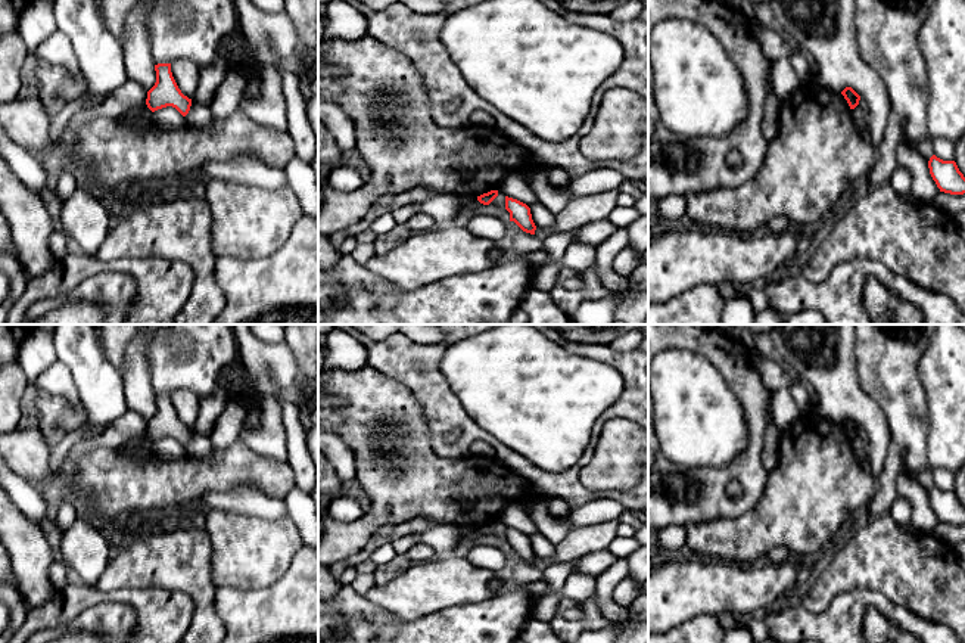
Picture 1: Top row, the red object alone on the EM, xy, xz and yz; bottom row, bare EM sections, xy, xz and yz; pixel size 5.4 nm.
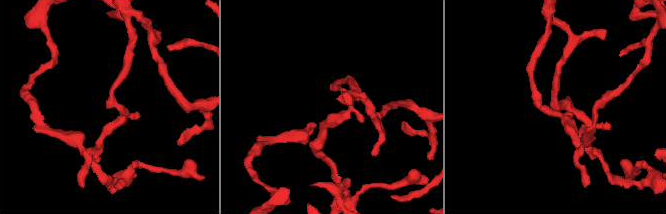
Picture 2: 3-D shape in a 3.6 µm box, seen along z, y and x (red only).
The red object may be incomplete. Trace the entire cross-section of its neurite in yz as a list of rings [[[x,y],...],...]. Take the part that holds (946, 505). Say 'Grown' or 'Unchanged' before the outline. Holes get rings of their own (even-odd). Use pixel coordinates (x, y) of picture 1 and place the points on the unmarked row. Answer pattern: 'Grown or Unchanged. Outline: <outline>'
Unchanged. Outline: [[[933,485],[928,491],[928,498],[940,522],[950,525],[965,524],[965,507],[955,491],[943,491]]]

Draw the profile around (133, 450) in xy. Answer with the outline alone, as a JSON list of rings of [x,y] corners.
[[[144,435],[138,439],[125,442],[119,448],[119,453],[128,460],[140,460],[150,454],[152,447],[153,442],[147,438],[147,435]]]

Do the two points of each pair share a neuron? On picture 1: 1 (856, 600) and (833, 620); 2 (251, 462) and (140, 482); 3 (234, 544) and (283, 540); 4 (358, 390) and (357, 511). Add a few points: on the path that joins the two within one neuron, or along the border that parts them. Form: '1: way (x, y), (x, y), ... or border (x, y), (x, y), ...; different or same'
1: way (850, 606), (839, 618); same
2: way (223, 471), (189, 478), (181, 482), (168, 482); same
3: way (246, 544), (271, 544); same
4: border (367, 509), (357, 519), (348, 522), (333, 521); different

